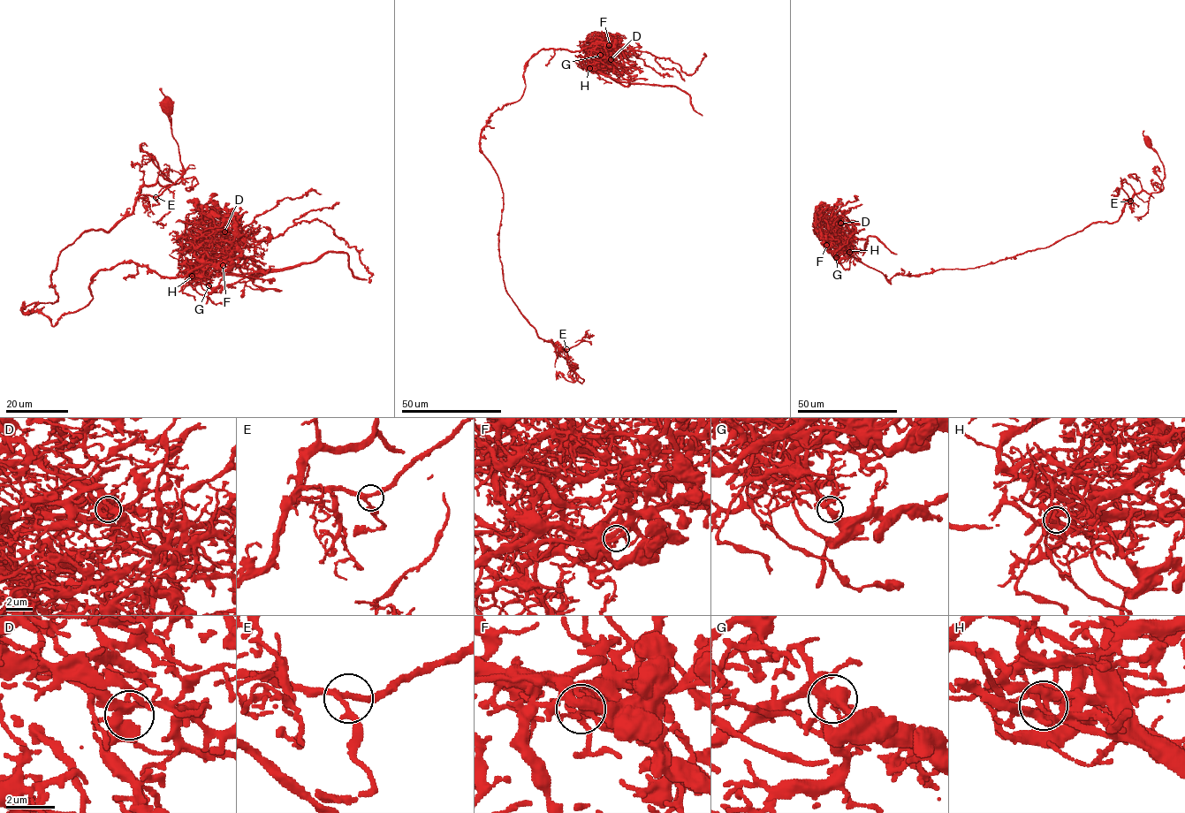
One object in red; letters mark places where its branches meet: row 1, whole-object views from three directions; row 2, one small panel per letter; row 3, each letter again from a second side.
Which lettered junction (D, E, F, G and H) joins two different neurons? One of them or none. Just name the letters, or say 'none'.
F

